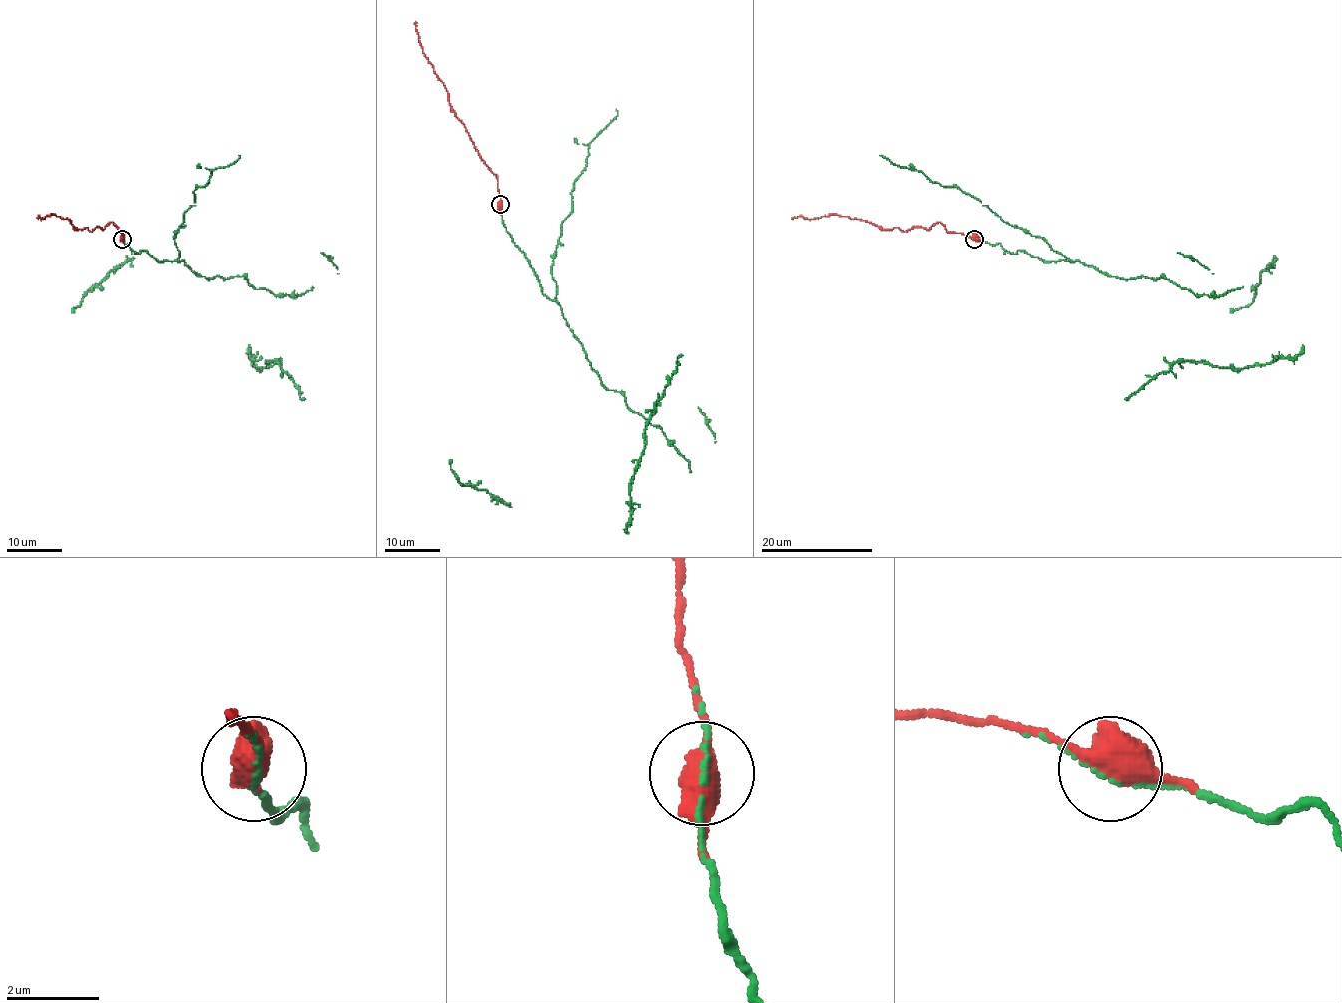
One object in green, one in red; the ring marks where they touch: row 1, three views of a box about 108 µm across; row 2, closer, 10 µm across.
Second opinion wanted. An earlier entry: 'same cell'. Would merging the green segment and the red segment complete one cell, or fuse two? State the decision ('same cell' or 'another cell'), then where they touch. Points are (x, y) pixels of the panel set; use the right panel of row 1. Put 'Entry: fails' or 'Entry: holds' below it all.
same cell; place (974, 239)
Entry: holds

